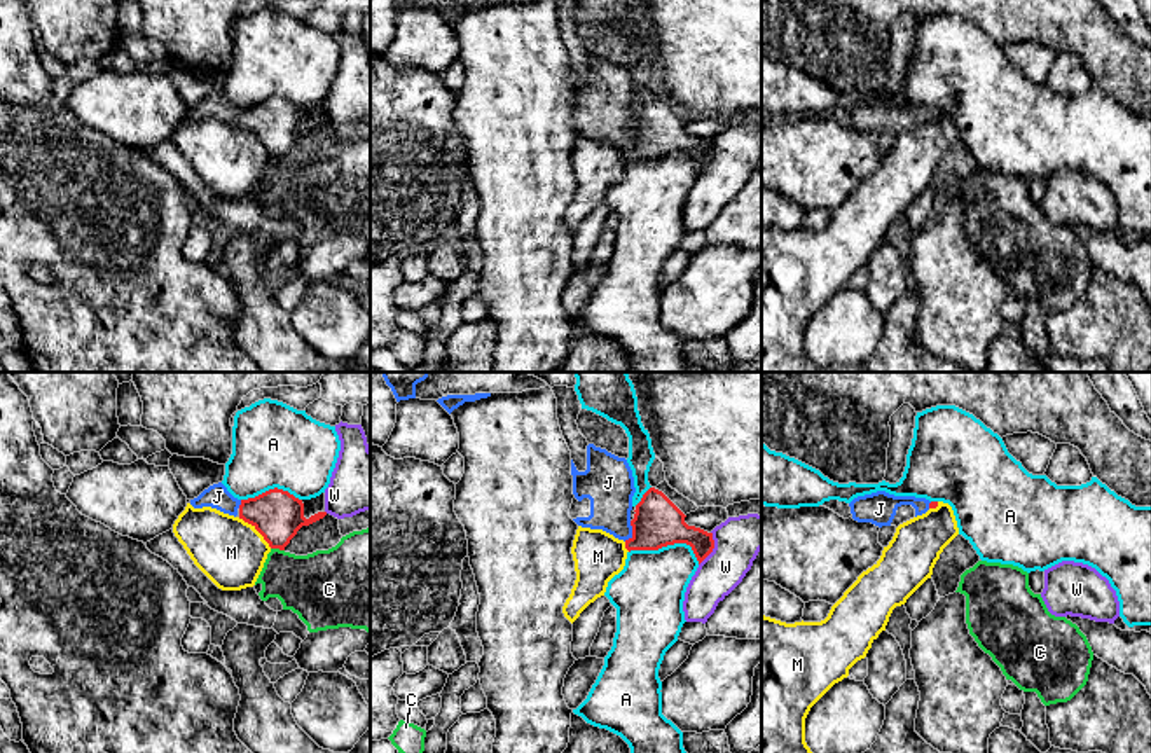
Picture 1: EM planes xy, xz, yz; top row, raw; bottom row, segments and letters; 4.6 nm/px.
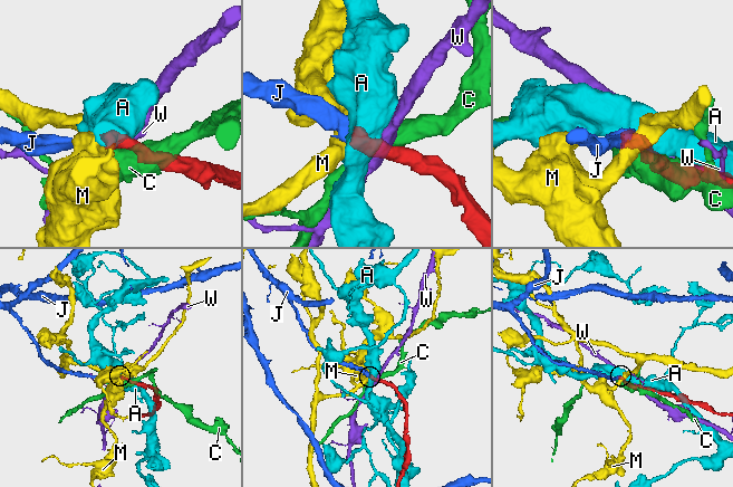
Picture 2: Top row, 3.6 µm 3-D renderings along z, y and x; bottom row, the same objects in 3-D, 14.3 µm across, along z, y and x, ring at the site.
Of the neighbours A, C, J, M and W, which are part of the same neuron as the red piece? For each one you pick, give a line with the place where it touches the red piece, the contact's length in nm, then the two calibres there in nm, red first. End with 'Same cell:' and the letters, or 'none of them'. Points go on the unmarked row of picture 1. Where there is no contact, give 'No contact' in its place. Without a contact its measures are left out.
J: Touches red at xz (633, 140). Shared border 100 nm. Thickness 220 nm (red) against 220 nm
Same cell: J

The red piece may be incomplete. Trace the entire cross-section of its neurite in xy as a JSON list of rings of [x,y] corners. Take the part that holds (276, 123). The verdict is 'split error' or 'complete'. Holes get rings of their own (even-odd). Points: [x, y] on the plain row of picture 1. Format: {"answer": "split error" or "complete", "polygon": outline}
{"answer": "split error", "polygon": [[[218,91],[190,108],[194,117],[211,115],[229,124],[238,124],[252,133],[271,157],[285,159],[302,135],[309,135],[327,124],[318,121],[304,126],[304,112],[288,100],[269,98],[255,107],[238,108]]]}

